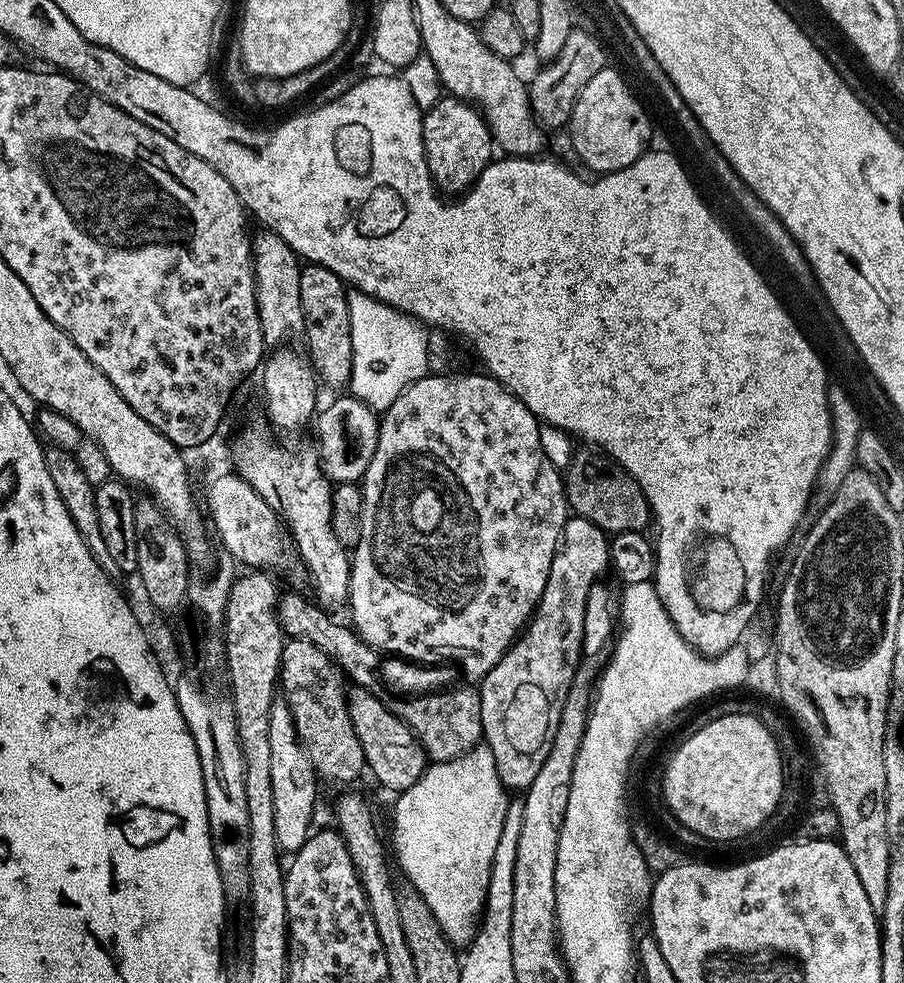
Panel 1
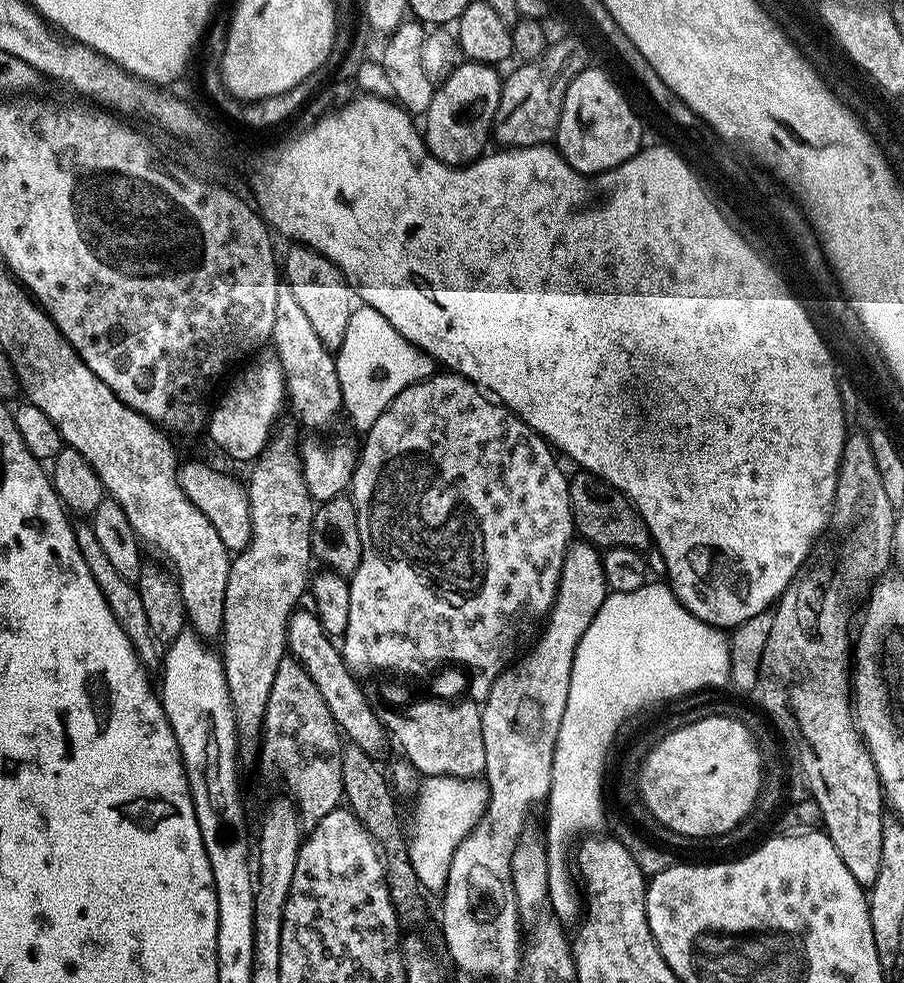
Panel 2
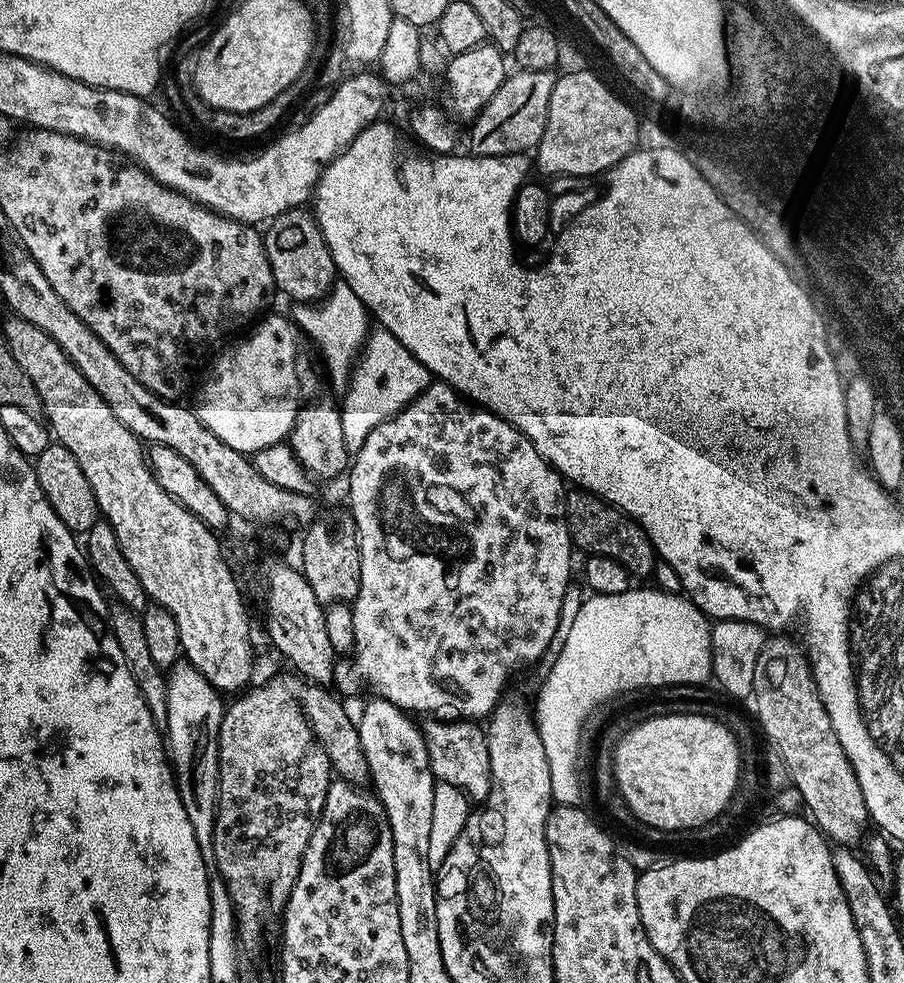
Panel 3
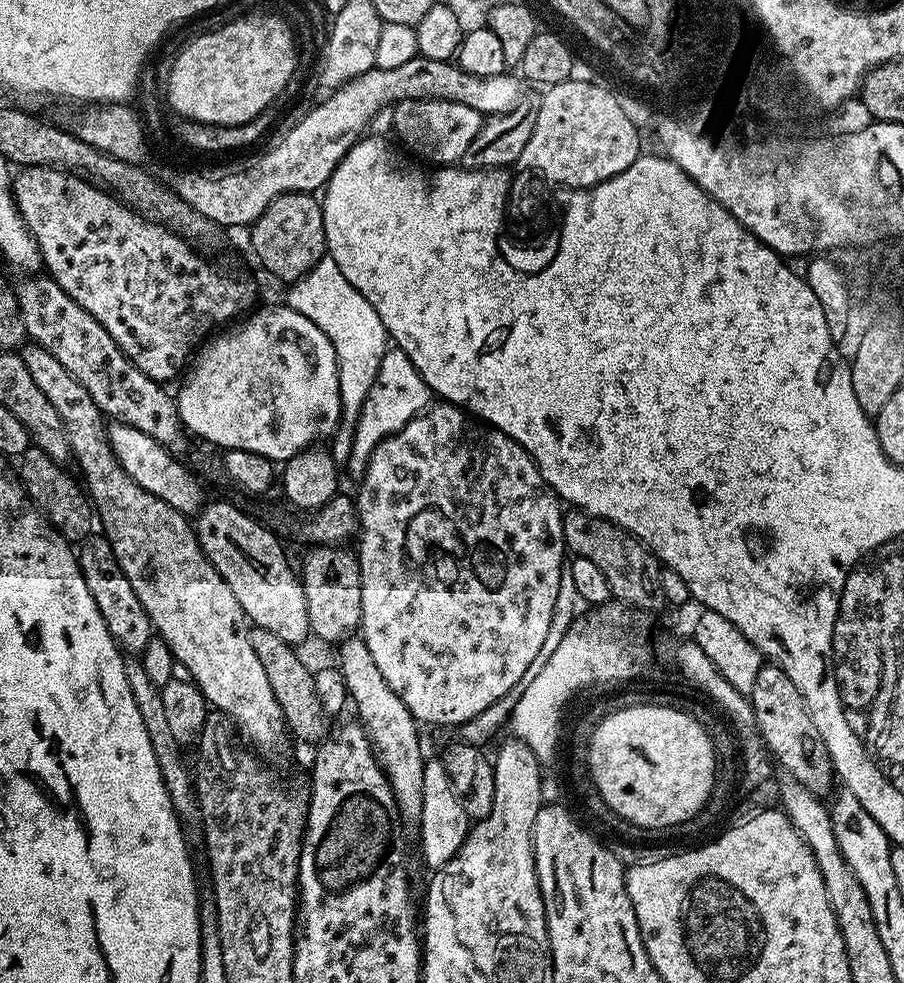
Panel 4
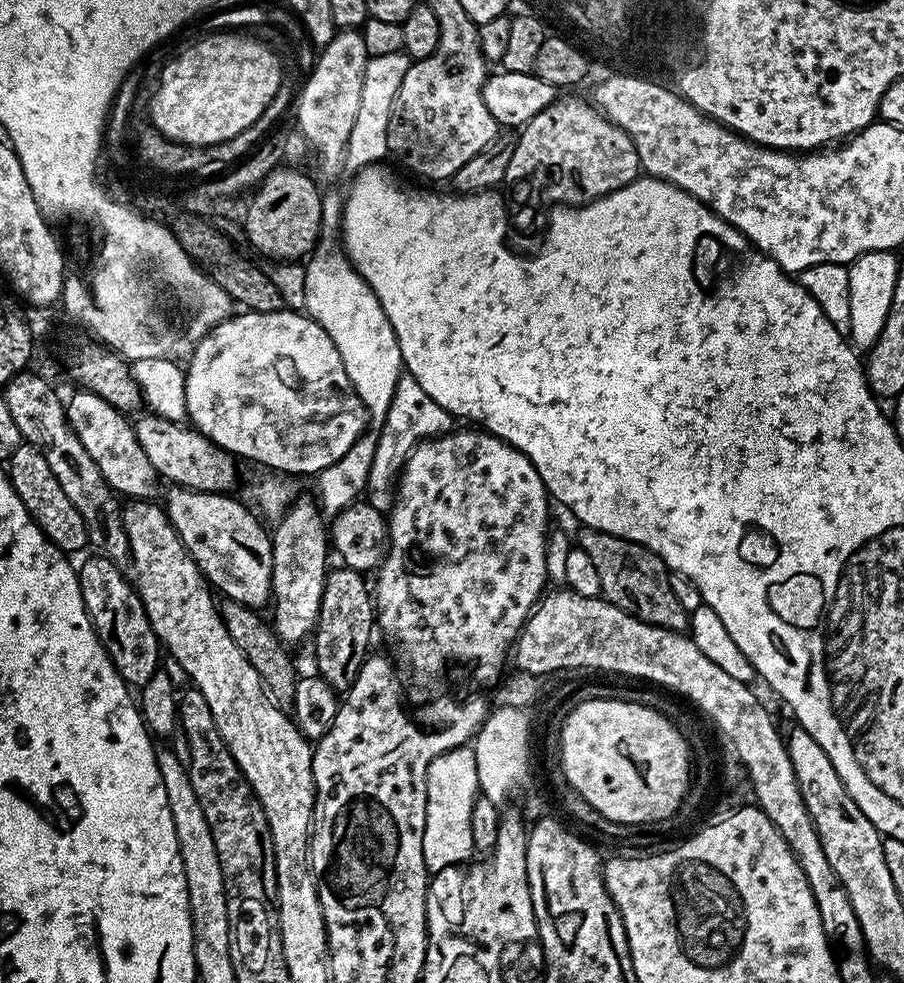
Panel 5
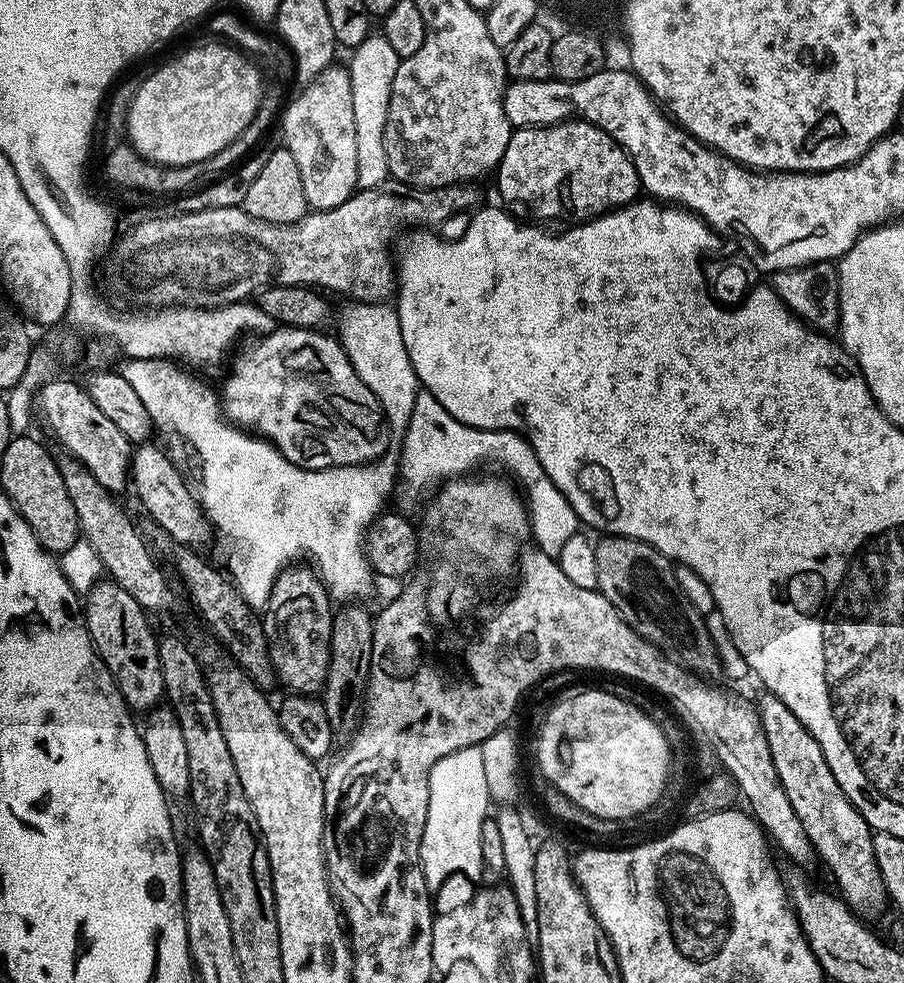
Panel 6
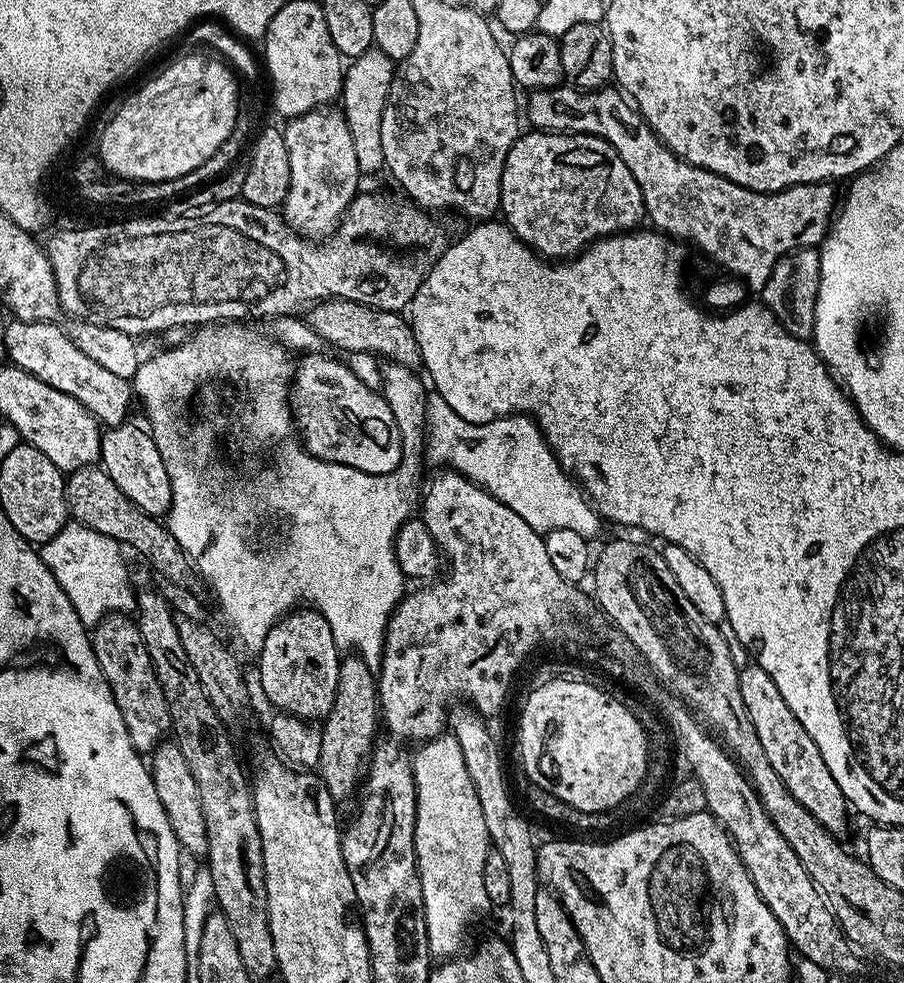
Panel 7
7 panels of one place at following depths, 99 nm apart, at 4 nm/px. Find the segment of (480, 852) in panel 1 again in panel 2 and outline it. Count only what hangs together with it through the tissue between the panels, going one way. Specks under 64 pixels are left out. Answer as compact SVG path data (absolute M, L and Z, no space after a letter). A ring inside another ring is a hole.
M425 776L414 793L415 800L416 813L412 816L408 840L410 862L420 879L421 889L440 894L450 874L454 850L470 835L486 810L488 785L480 778Z

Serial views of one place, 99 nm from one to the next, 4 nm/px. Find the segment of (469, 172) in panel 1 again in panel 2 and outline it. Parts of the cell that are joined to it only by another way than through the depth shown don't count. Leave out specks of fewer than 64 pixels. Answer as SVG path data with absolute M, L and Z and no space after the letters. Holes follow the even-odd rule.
M460 62L435 89L432 99L430 99L430 106L422 115L422 135L428 152L434 154L434 158L438 158L443 164L467 166L485 155L486 149L489 147L487 144L490 144L492 119L498 110L500 101L502 76L496 71L497 69L490 64Z

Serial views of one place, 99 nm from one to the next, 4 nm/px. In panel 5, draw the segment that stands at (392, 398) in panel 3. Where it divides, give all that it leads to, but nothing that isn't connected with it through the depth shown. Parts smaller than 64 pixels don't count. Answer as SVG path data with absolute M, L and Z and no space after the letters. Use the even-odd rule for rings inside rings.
M404 374L401 375L398 386L394 386L390 410L385 414L379 428L380 436L375 437L376 449L368 467L366 502L374 506L374 510L387 513L392 507L394 485L412 449L421 440L431 440L433 436L453 431L454 417L446 410L442 410L442 406L438 406L438 402L434 402L434 398L430 398L426 390L422 390L422 386L414 382L412 376Z

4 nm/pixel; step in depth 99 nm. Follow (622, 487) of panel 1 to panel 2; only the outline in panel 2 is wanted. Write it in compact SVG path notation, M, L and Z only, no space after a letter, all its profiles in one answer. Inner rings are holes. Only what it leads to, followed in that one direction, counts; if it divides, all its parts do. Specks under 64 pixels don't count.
M583 470L577 471L568 481L570 490L570 506L572 507L572 527L578 533L581 541L594 544L597 548L627 548L647 549L650 544L646 522L638 514L633 504L614 486Z

